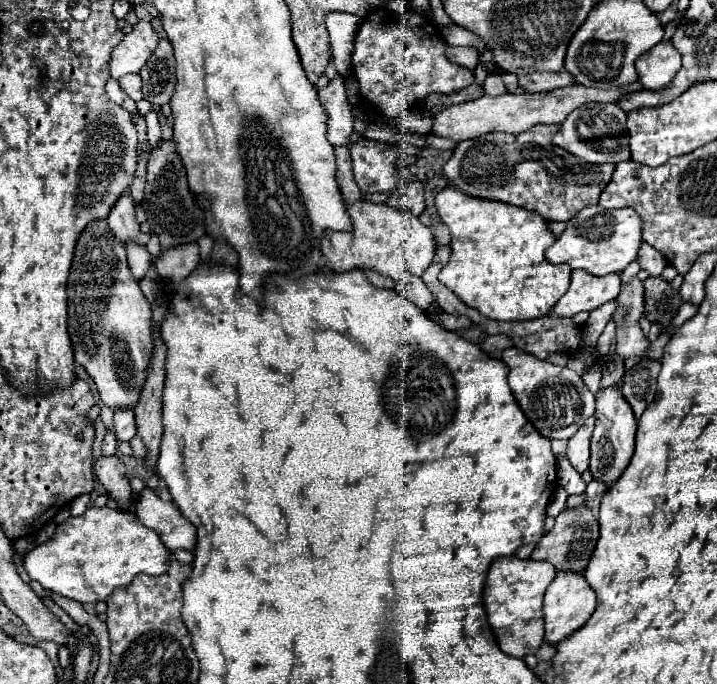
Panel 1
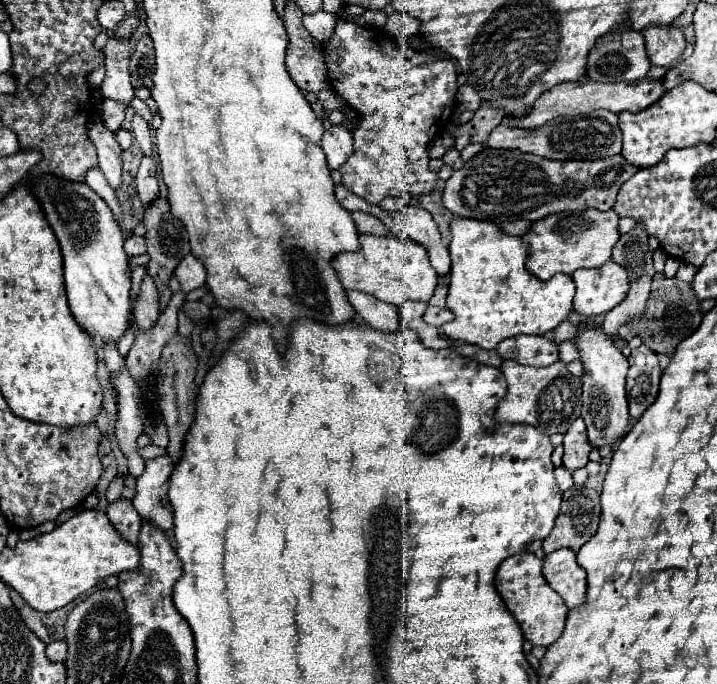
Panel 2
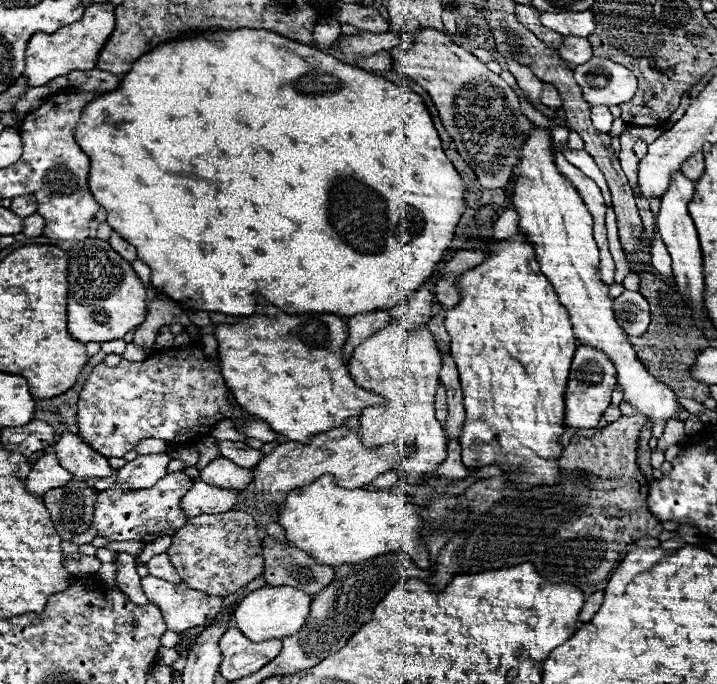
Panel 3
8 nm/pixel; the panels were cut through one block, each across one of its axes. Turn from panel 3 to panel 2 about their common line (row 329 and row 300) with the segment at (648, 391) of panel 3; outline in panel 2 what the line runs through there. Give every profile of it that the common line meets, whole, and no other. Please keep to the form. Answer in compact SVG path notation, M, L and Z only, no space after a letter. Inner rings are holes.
M614 260L600 268L576 270L572 278L576 284L574 312L582 316L600 316L612 310L628 292L628 274Z

